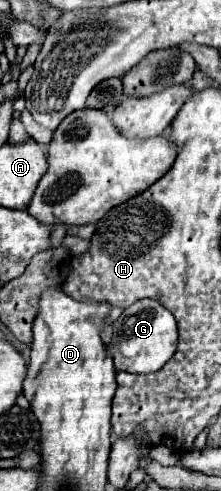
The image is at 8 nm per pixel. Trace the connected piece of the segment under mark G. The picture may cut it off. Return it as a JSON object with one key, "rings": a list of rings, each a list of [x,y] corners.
{"rings":[[[142,299],[130,305],[114,323],[114,343],[106,345],[110,355],[114,357],[116,371],[130,371],[130,373],[152,373],[166,365],[178,347],[178,331],[174,315],[164,309],[158,301]]]}

